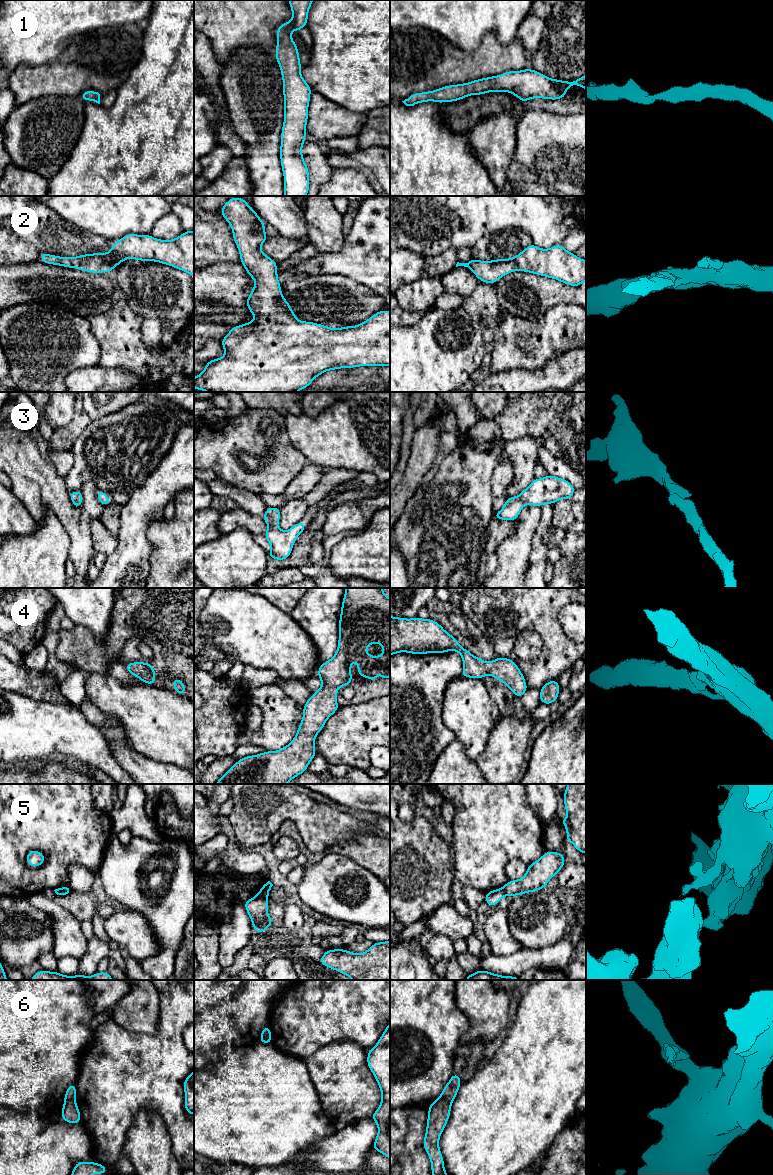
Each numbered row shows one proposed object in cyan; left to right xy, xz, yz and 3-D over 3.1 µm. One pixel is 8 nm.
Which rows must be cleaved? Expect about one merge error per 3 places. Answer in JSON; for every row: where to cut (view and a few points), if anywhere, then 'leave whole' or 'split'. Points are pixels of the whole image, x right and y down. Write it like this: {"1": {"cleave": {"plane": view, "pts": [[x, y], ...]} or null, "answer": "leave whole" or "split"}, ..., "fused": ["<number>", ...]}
{"1": {"cleave": null, "answer": "leave whole"}, "2": {"cleave": null, "answer": "leave whole"}, "3": {"cleave": null, "answer": "leave whole"}, "4": {"cleave": null, "answer": "leave whole"}, "5": {"cleave": {"plane": "xz", "pts": [[256, 896], [267, 898]]}, "answer": "split"}, "6": {"cleave": {"plane": "xy", "pts": [[74, 1099], [64, 1101]]}, "answer": "split"}, "fused": ["5", "6"]}

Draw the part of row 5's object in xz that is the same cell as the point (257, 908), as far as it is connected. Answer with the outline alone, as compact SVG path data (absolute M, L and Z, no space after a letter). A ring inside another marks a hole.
M257 896L244 901L244 907L252 921L255 933L263 933L273 923L273 920L268 914L268 902L268 898Z

